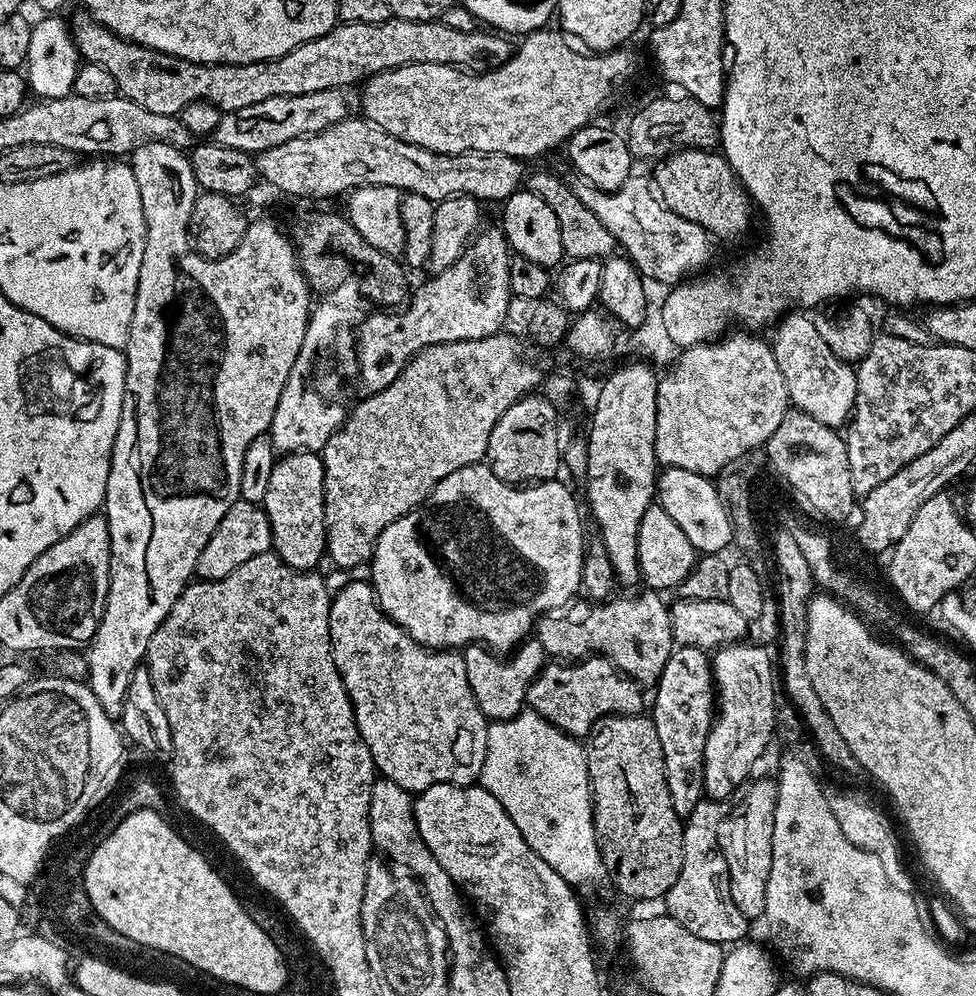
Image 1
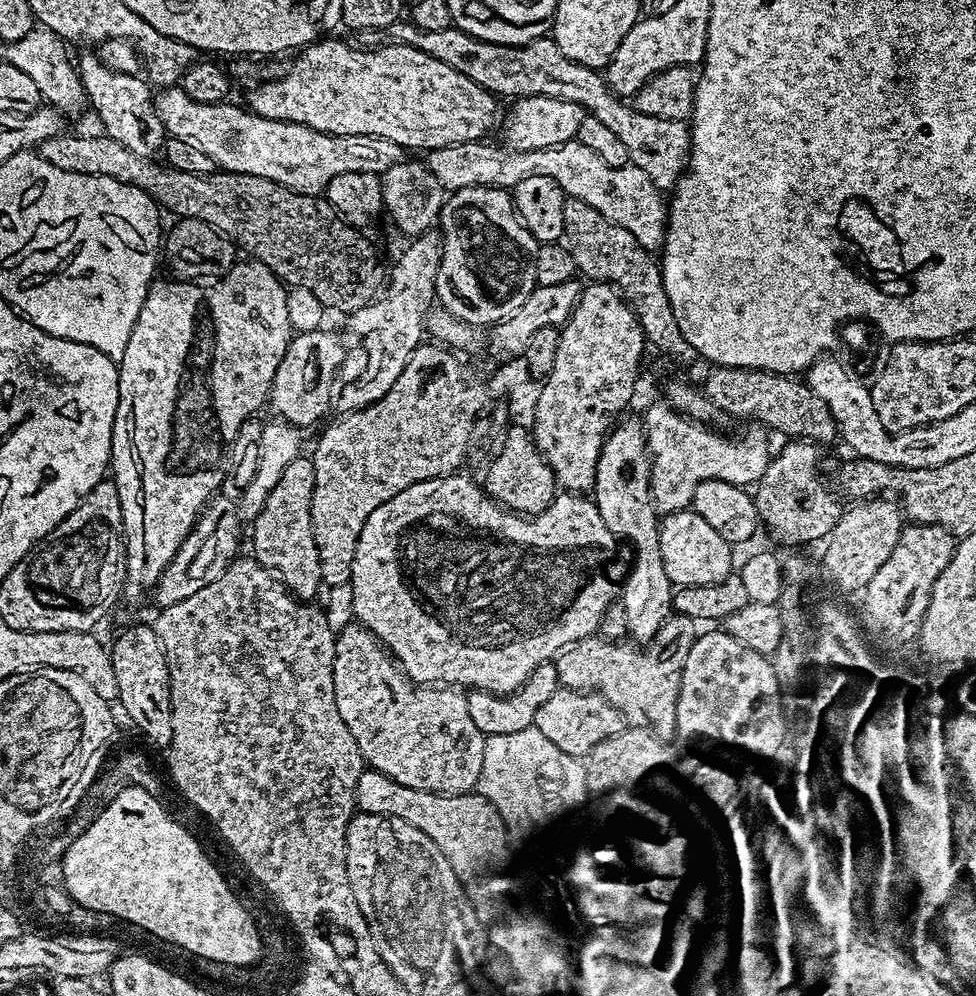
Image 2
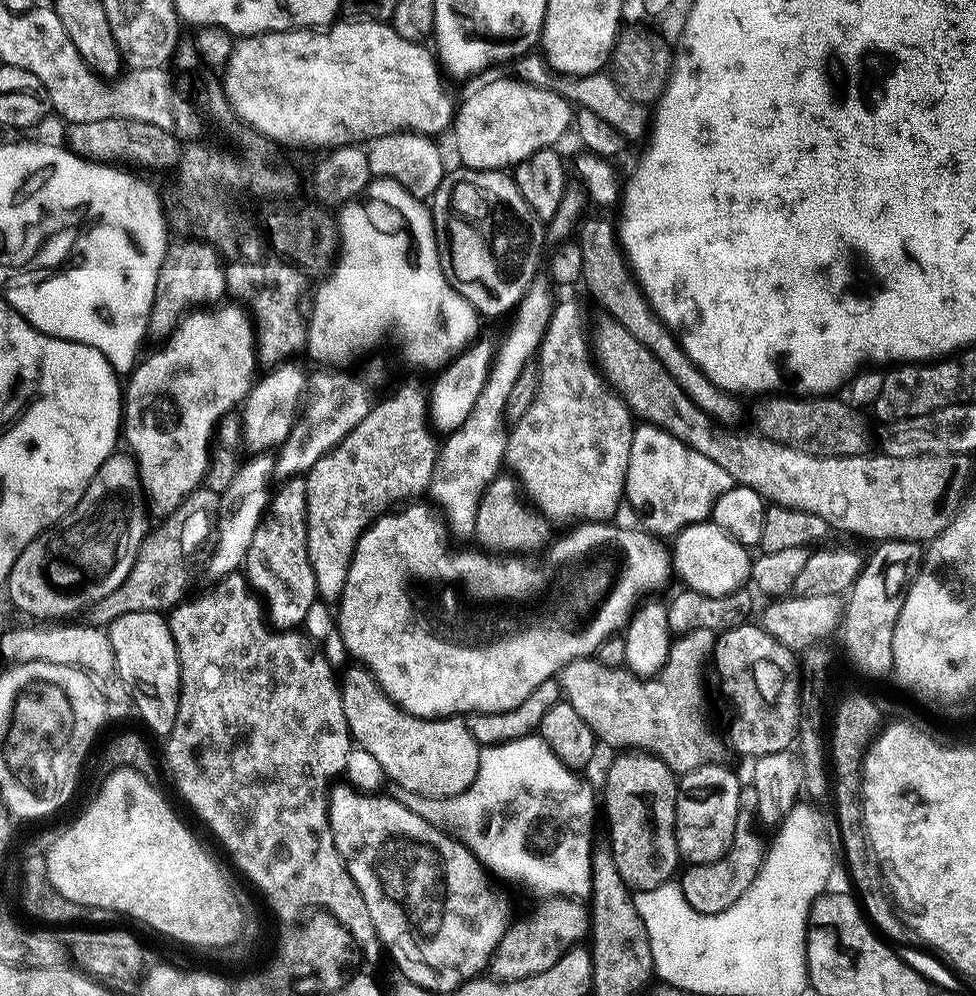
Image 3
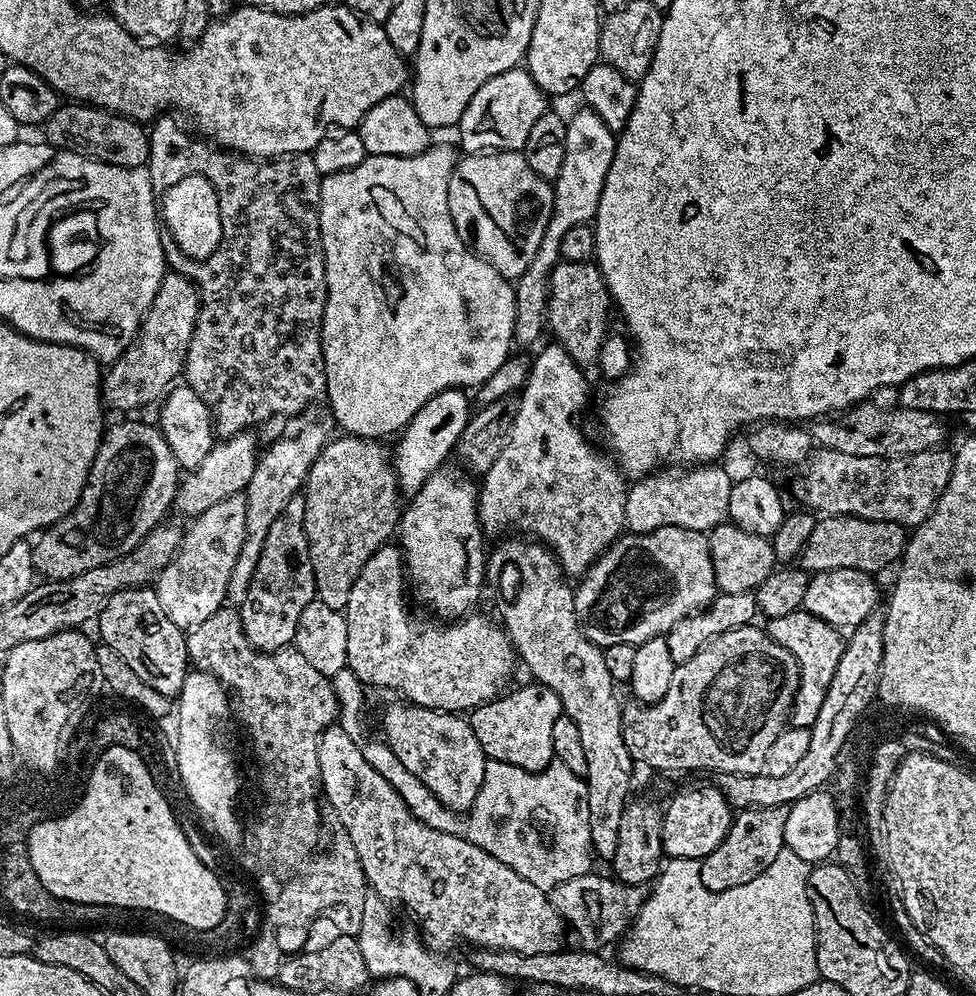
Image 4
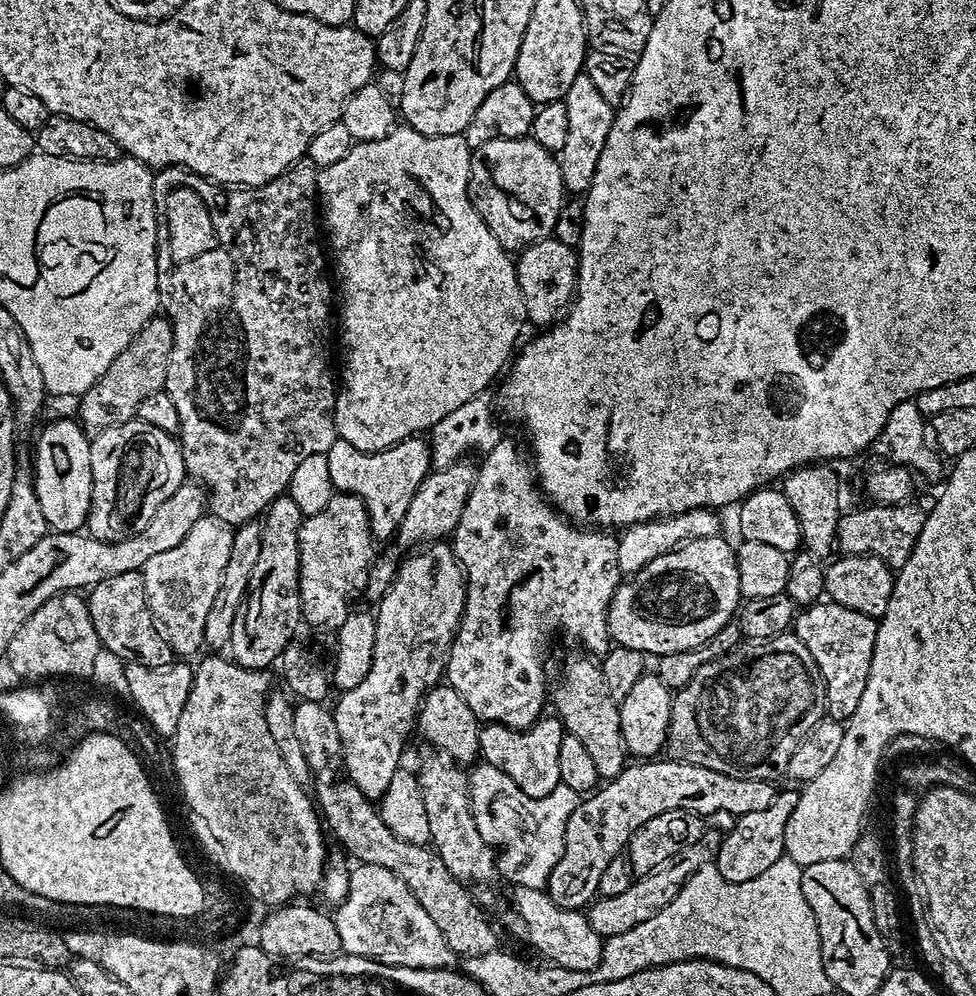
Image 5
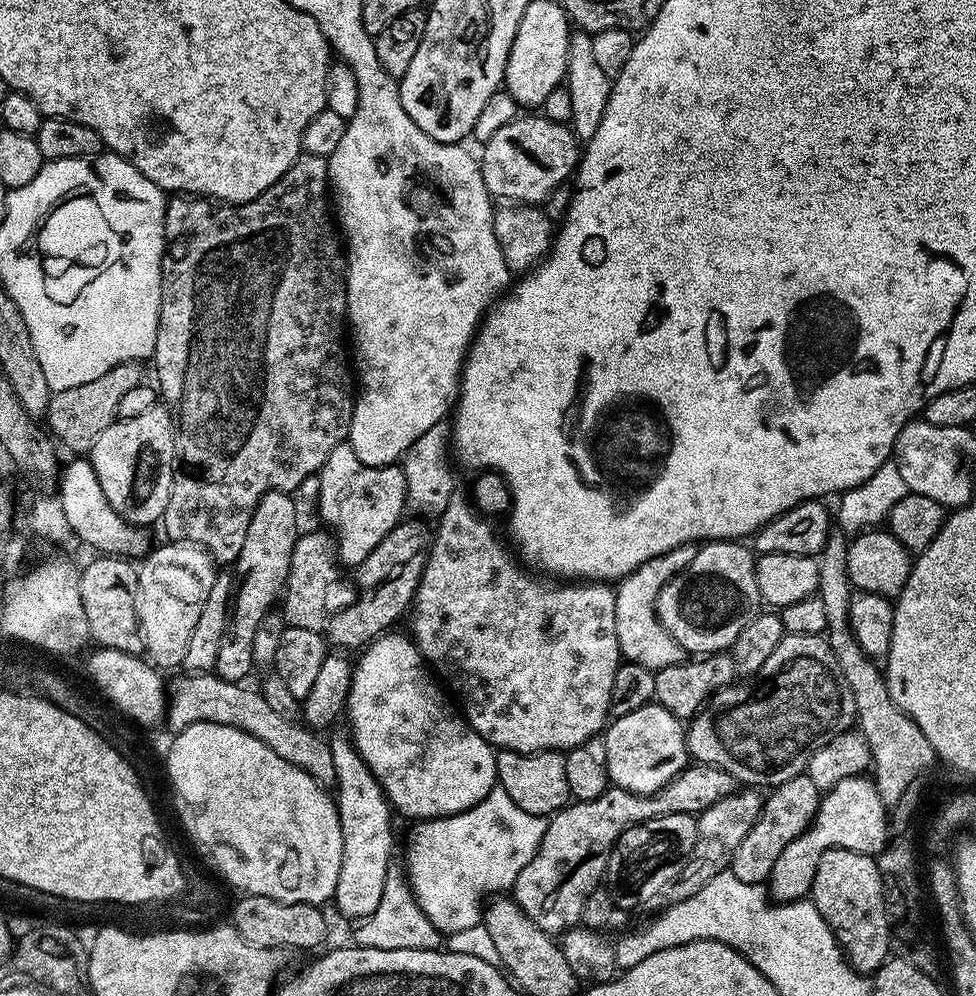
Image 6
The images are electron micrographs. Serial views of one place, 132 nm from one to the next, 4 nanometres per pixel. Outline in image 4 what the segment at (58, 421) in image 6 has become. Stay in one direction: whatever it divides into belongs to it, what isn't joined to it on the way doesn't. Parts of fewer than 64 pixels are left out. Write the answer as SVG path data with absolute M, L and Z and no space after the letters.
M165 271L160 288L154 294L154 302L150 302L144 319L140 321L136 337L119 358L107 365L103 373L100 394L111 411L113 408L116 412L132 414L135 408L144 408L152 403L155 405L177 383L184 371L199 309L199 287L188 276Z

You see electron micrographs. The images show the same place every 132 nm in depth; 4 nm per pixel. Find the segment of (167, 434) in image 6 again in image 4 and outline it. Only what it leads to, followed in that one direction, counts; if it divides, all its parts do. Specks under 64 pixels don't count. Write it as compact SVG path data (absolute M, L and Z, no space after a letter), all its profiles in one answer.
M128 418L125 424L116 424L105 431L101 441L100 449L96 451L96 457L94 462L90 466L90 470L86 473L86 479L84 482L84 489L82 494L76 497L76 504L72 507L71 512L68 515L63 516L56 524L51 528L43 529L39 533L38 539L32 544L32 565L36 568L37 573L45 581L51 582L54 580L69 580L74 578L78 574L86 574L86 570L94 570L94 566L106 566L110 562L114 562L118 558L122 558L126 554L130 554L130 550L134 550L146 537L150 534L150 530L155 528L157 524L161 523L165 519L164 516L173 507L176 499L176 493L178 491L178 485L182 479L182 469L179 464L176 463L174 454L170 450L170 446L166 446L166 438L162 438L159 427L153 426L152 428L148 424L139 424L138 421L132 420L136 418Z

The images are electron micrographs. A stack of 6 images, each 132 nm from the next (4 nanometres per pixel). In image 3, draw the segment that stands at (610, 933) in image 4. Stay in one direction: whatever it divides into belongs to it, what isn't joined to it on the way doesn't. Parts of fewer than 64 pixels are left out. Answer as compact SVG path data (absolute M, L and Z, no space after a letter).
M552 894L532 912L529 920L509 923L500 947L490 961L490 972L498 980L517 980L550 970L558 958L577 947L590 932L590 908L583 899L568 894Z

